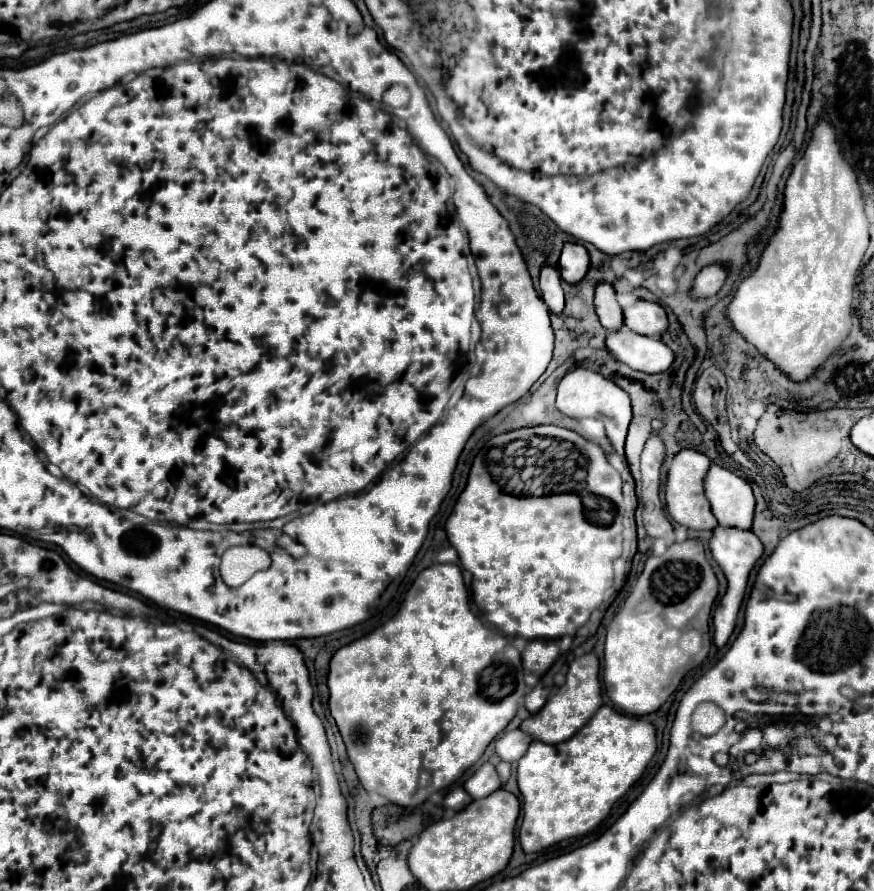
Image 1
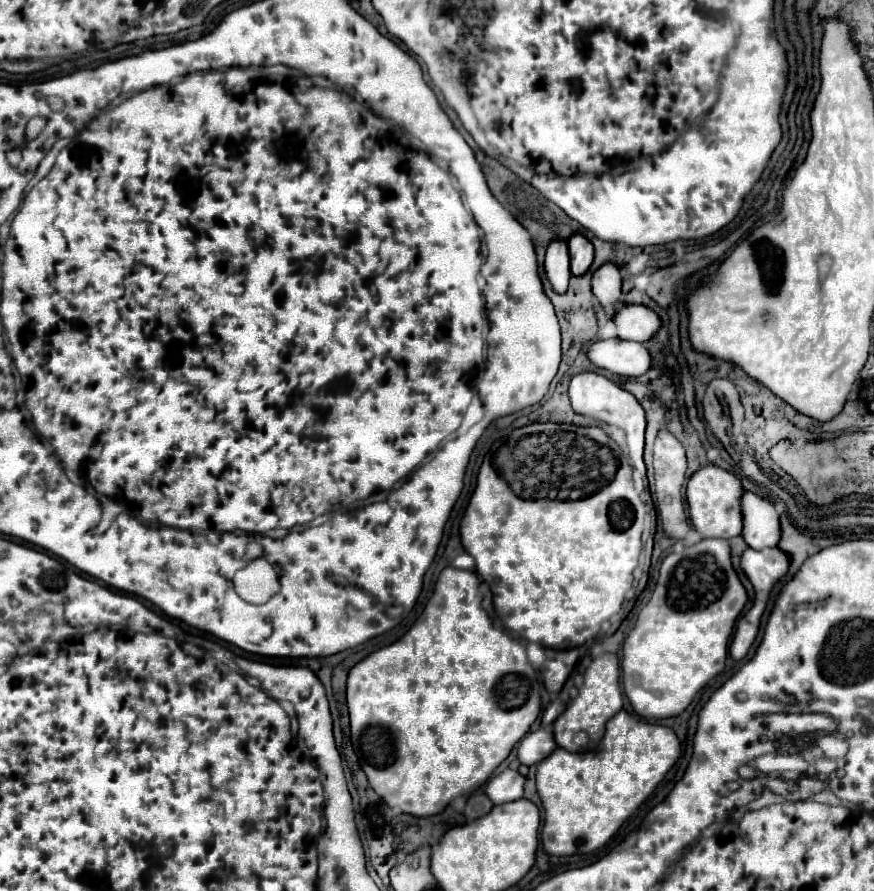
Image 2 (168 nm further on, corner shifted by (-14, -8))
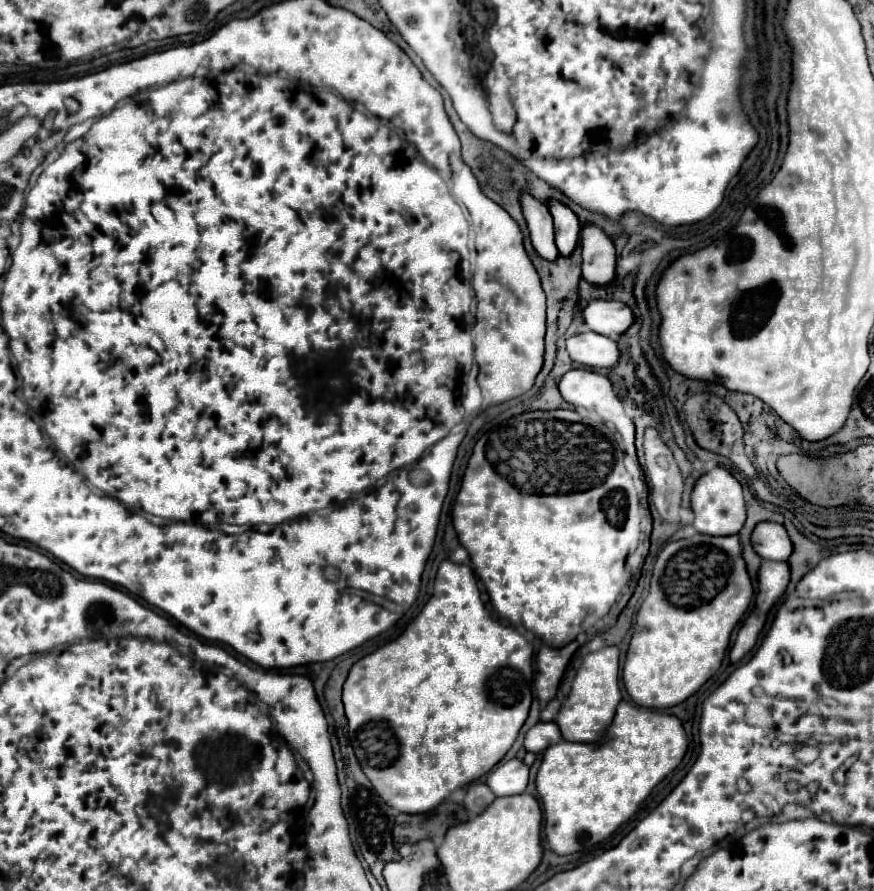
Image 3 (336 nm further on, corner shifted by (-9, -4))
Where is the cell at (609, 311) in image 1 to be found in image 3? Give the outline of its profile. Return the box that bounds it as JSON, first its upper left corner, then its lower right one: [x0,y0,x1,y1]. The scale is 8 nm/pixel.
[579,223,615,285]

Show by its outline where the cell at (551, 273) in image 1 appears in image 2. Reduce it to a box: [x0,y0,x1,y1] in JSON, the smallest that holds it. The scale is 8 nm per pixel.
[546,241,570,295]

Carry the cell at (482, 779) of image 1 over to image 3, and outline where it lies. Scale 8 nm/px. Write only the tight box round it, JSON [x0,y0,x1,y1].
[487,759,529,797]

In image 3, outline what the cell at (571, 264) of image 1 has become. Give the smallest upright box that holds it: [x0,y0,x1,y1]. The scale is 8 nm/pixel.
[547,199,579,257]

